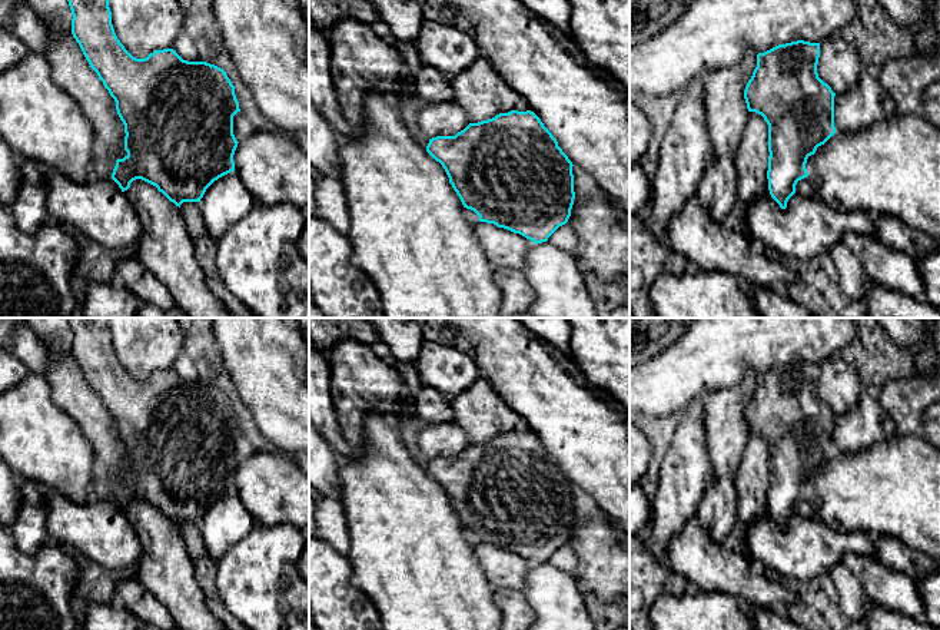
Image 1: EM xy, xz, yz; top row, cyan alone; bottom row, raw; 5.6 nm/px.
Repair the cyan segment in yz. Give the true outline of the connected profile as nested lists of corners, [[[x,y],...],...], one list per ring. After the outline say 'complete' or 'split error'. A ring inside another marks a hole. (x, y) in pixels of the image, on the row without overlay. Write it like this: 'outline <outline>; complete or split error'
outline [[[797,361],[757,375],[757,388],[748,401],[744,420],[768,445],[768,511],[781,530],[795,514],[798,501],[808,497],[806,484],[836,454],[834,417],[817,394],[820,364]]]; complete

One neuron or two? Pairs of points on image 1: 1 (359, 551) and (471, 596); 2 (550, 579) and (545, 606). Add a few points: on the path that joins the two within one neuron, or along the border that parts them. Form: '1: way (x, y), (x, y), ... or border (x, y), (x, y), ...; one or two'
1: way (387, 551), (398, 551), (444, 596); one
2: way (550, 586), (550, 599); one

